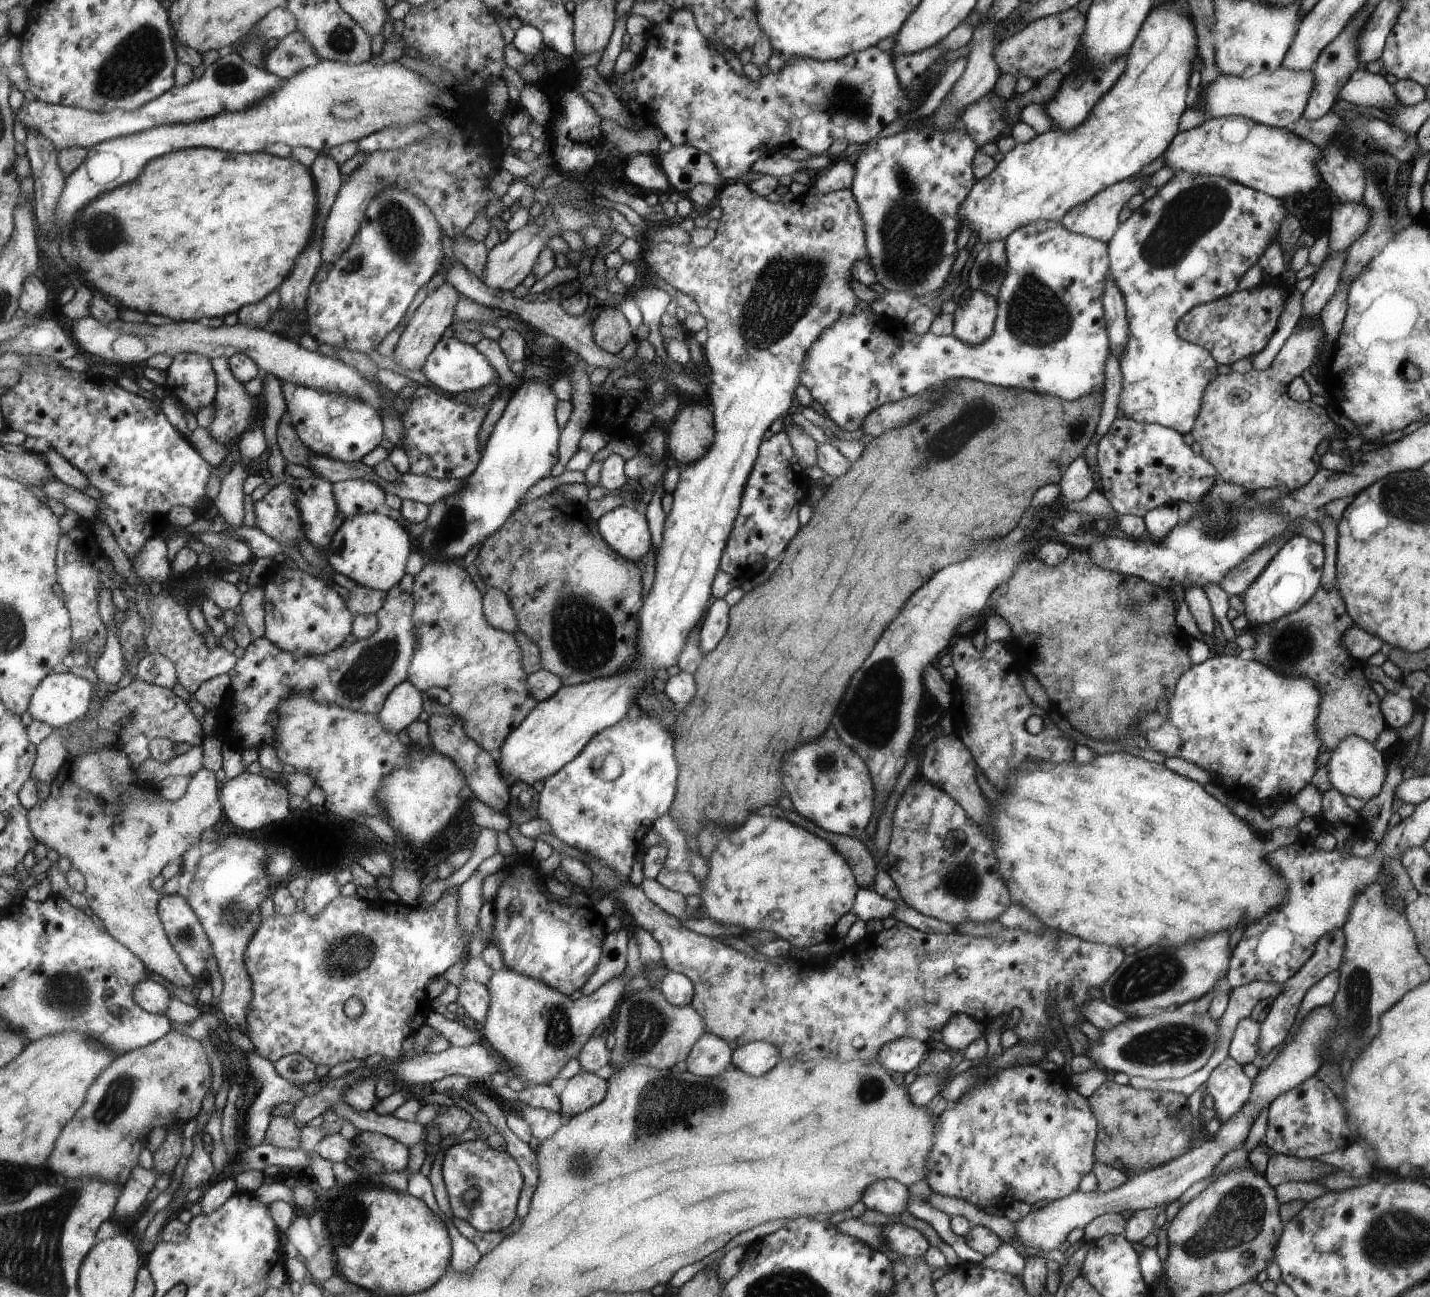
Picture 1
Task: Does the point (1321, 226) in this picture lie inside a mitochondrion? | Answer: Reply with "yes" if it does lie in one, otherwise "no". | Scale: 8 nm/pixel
no

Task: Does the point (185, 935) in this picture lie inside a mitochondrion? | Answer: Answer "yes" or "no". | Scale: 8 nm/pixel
yes

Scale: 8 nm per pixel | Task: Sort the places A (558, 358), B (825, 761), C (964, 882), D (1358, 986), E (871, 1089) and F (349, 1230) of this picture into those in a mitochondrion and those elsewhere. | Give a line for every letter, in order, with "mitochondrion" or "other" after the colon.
A: other
B: mitochondrion
C: mitochondrion
D: mitochondrion
E: mitochondrion
F: mitochondrion

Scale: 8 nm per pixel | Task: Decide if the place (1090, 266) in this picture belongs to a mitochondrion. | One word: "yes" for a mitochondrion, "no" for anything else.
no

